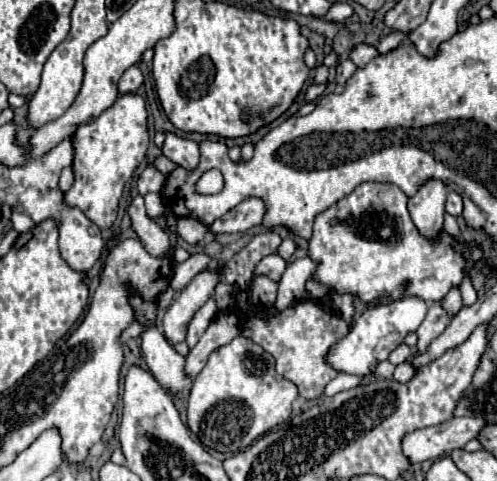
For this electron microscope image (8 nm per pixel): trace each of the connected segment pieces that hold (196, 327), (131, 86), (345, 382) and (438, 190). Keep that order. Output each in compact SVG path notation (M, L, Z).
M210 298L210 300L194 314L194 318L192 318L190 326L188 326L186 342L188 342L190 348L194 348L194 344L198 342L198 338L204 334L206 326L210 324L210 318L214 318L214 314L216 314L216 300Z
M138 66L128 68L128 70L122 74L120 82L118 82L118 90L120 90L120 94L136 92L140 86L142 86L142 72L140 72Z
M342 372L342 374L338 374L338 376L336 376L328 386L326 386L324 394L326 394L326 396L334 396L334 394L338 394L338 392L352 390L354 386L360 386L360 384L362 384L362 380L364 380L364 376Z
M422 184L414 198L408 200L412 220L424 236L434 236L442 230L446 194L446 184Z

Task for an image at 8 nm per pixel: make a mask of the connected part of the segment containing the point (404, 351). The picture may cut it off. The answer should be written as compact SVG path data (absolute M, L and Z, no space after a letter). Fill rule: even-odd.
M400 344L400 346L390 354L388 360L390 360L392 364L402 364L402 362L406 362L410 356L412 356L412 350L410 350L406 344Z

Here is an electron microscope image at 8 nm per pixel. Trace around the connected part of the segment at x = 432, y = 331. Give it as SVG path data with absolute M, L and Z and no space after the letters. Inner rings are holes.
M438 302L432 304L432 306L428 308L428 314L426 314L424 322L422 322L420 328L416 330L416 334L418 334L418 346L416 346L416 350L418 350L418 352L424 352L426 346L428 346L436 336L440 336L440 334L444 332L444 328L450 324L450 320L452 320L450 314L446 314L446 310L442 310L442 306L438 306Z

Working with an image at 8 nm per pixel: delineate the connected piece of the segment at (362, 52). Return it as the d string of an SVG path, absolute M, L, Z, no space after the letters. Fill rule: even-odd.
M360 44L360 46L356 46L354 50L352 50L352 54L350 54L350 60L358 66L358 68L362 68L362 66L366 66L372 58L376 58L378 56L378 50L374 48L374 46L366 46L366 44Z

